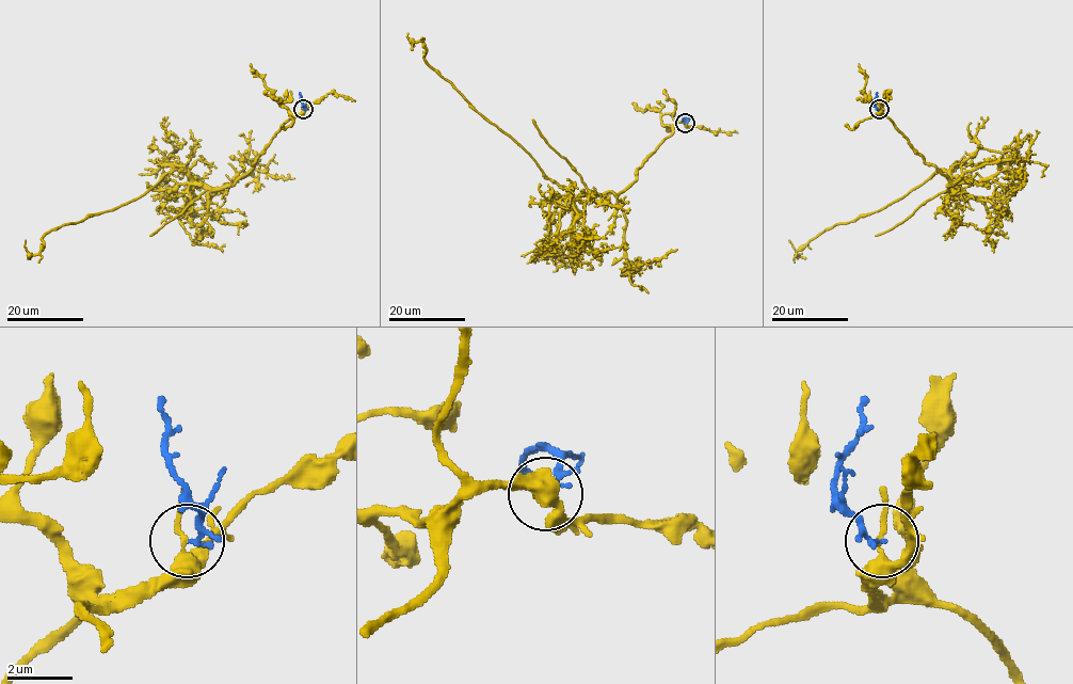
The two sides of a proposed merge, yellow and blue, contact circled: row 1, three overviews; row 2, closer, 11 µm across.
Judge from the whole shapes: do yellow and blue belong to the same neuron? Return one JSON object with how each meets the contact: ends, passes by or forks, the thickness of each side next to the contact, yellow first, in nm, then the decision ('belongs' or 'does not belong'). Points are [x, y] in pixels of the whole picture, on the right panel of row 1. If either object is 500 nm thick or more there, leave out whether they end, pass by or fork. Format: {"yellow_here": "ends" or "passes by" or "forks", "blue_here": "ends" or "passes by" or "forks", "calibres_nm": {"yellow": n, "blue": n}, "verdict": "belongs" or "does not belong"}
{"yellow_here": "passes by", "blue_here": "passes by", "calibres_nm": {"yellow": 240, "blue": 120}, "verdict": "does not belong"}

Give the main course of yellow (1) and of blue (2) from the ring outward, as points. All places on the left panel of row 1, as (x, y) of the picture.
1: (303, 109), (234, 183), (208, 187), (170, 171), (139, 199), (51, 229), (37, 254), (25, 240)
2: (303, 109), (299, 93)

